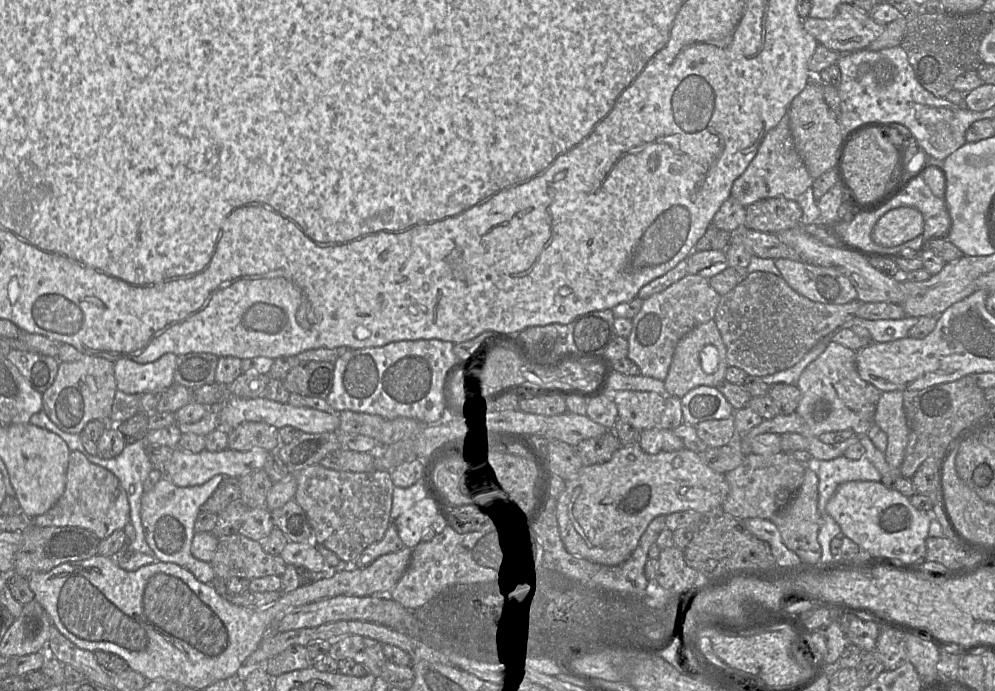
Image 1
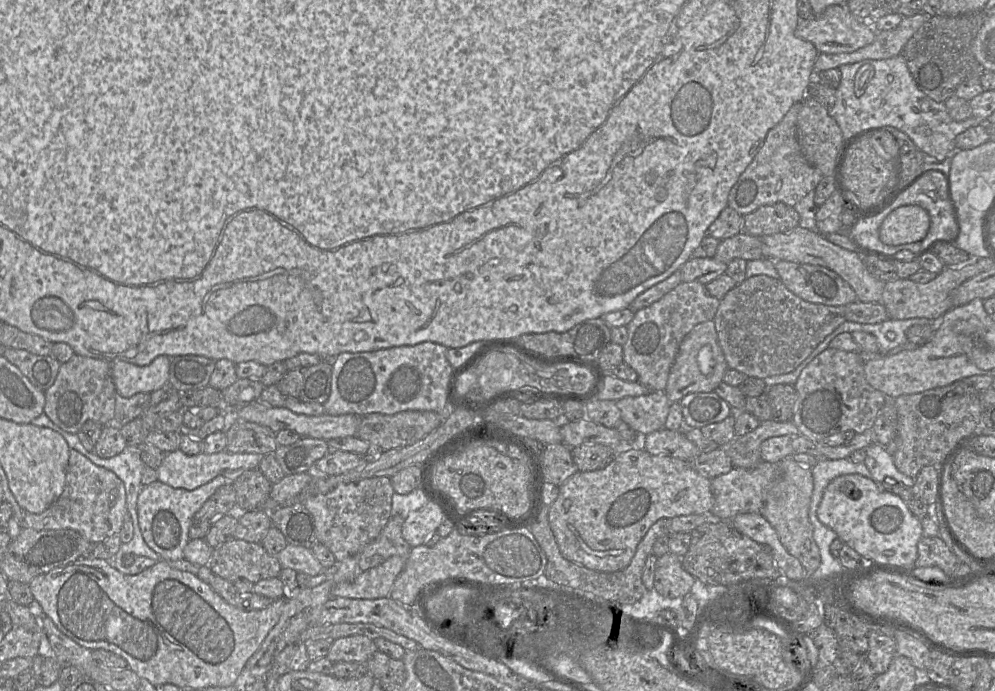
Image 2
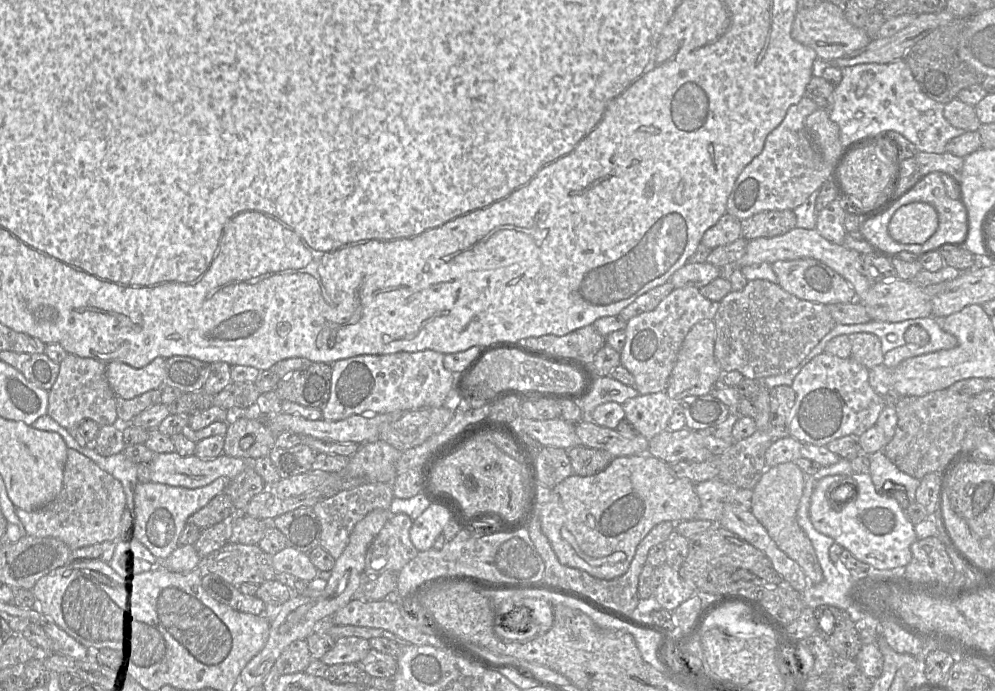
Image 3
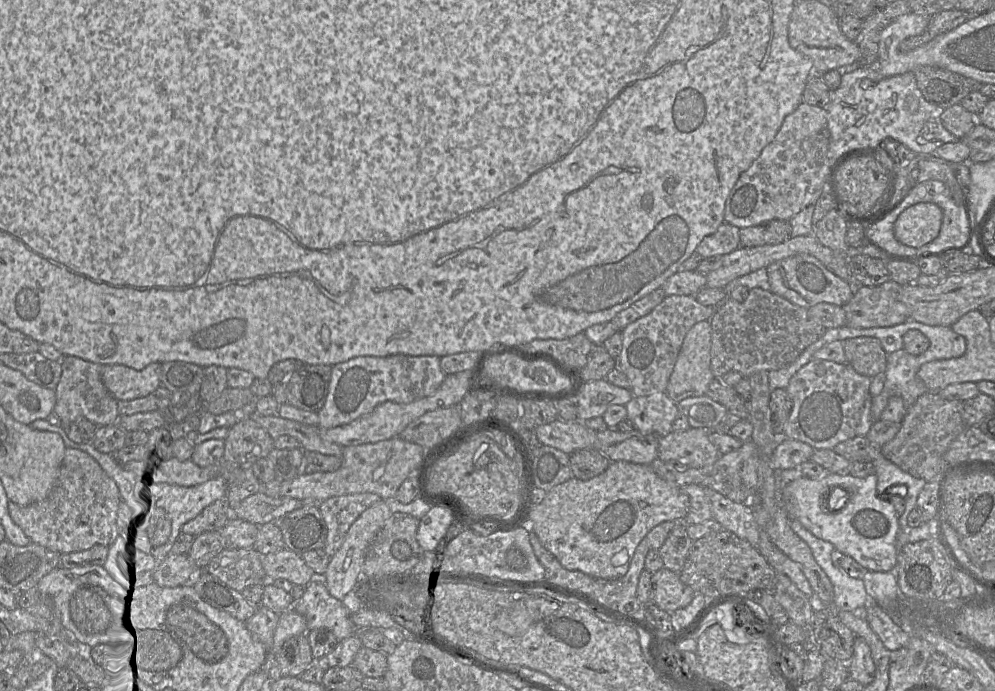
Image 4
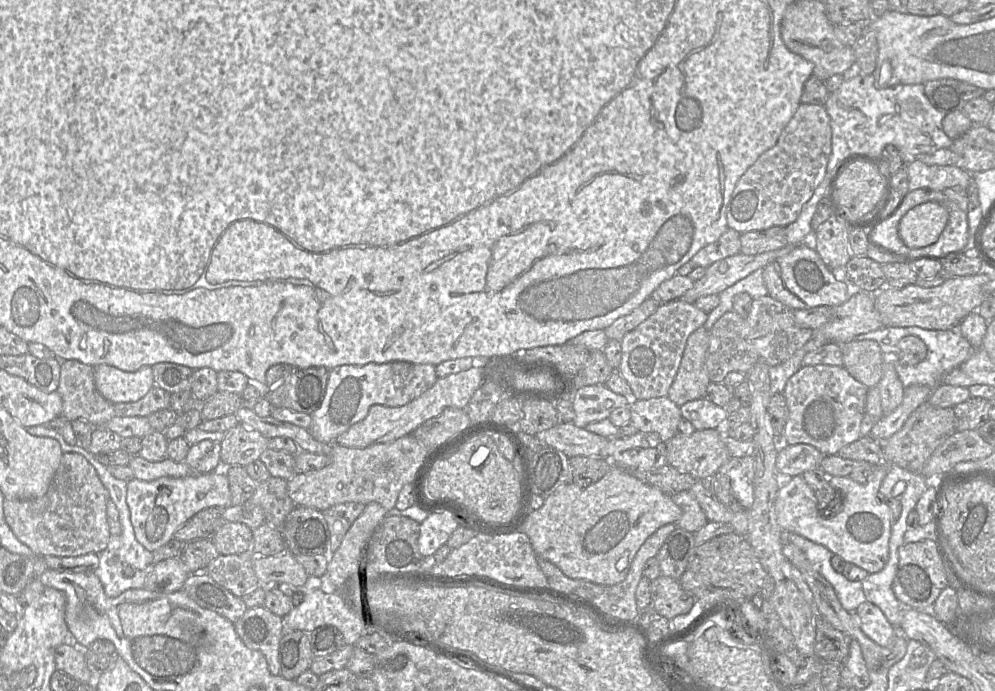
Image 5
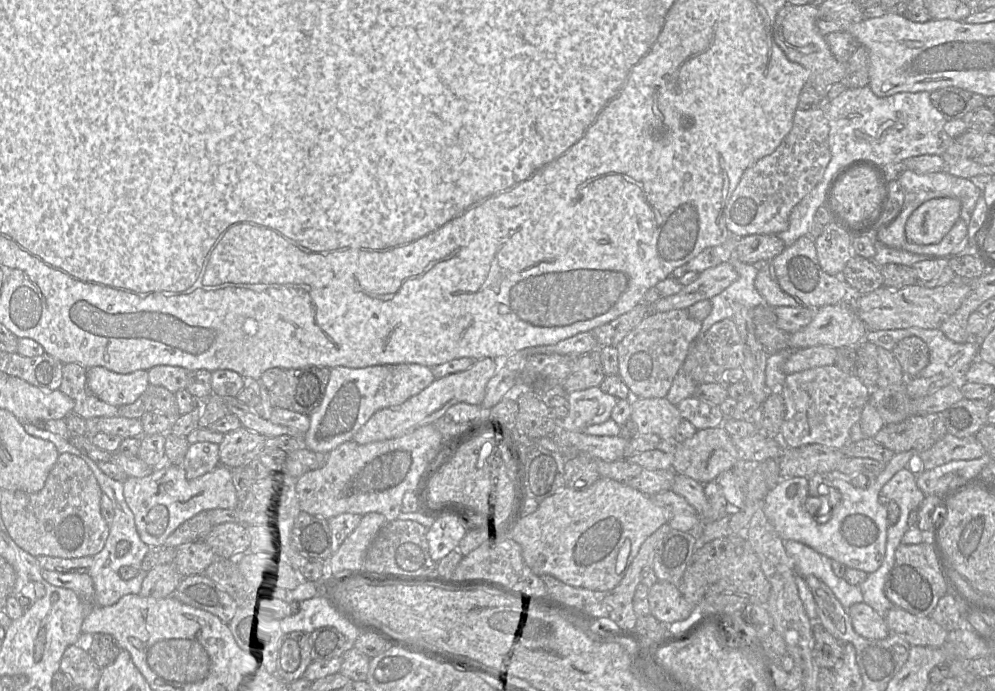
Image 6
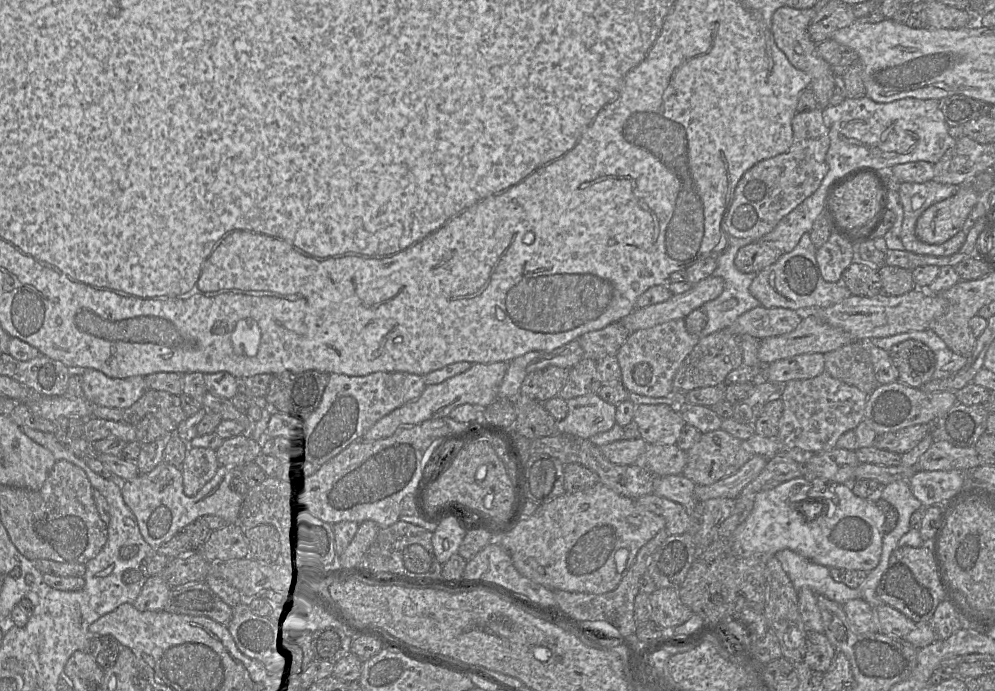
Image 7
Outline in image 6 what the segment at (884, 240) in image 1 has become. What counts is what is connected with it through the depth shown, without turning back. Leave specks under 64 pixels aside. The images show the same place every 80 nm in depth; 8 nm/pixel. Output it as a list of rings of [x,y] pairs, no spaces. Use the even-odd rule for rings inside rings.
[[[933,198],[912,212],[905,224],[909,242],[934,245],[942,241],[961,215],[961,202],[956,198]]]

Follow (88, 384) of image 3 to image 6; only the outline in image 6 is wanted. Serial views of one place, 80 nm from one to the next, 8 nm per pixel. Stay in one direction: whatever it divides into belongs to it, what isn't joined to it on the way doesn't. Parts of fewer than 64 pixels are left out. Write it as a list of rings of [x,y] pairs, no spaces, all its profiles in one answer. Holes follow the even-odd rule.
[[[77,363],[63,364],[59,390],[74,402],[73,413],[83,419],[117,416],[117,407],[97,398],[89,389],[87,369]]]

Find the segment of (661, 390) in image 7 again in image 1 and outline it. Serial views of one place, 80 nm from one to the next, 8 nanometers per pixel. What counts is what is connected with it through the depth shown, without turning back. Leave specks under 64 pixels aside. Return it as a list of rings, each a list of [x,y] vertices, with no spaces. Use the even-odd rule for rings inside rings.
[[[687,274],[667,289],[645,299],[640,311],[632,319],[632,329],[627,338],[627,358],[636,363],[641,375],[664,381],[679,340],[694,327],[713,320],[720,300],[721,296],[711,287],[709,279],[695,274]]]

